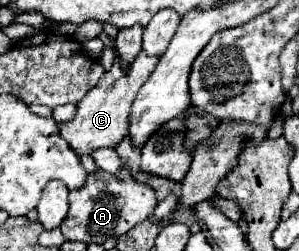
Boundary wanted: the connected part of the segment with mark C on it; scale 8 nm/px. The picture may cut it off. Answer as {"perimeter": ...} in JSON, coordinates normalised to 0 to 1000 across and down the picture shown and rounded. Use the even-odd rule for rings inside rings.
{"perimeter":[[[472,203],[458,219],[458,235],[445,243],[445,259],[431,267],[425,291],[405,291],[398,267],[398,235],[378,251],[371,283],[358,283],[331,339],[298,363],[264,410],[258,410],[258,450],[237,482],[217,490],[191,490],[197,538],[231,570],[231,586],[271,625],[271,618],[304,618],[311,602],[338,594],[338,586],[391,586],[431,530],[431,426],[465,363],[465,347],[498,315],[498,299],[512,291],[512,267],[525,259],[532,227],[498,227],[485,203]]]}

